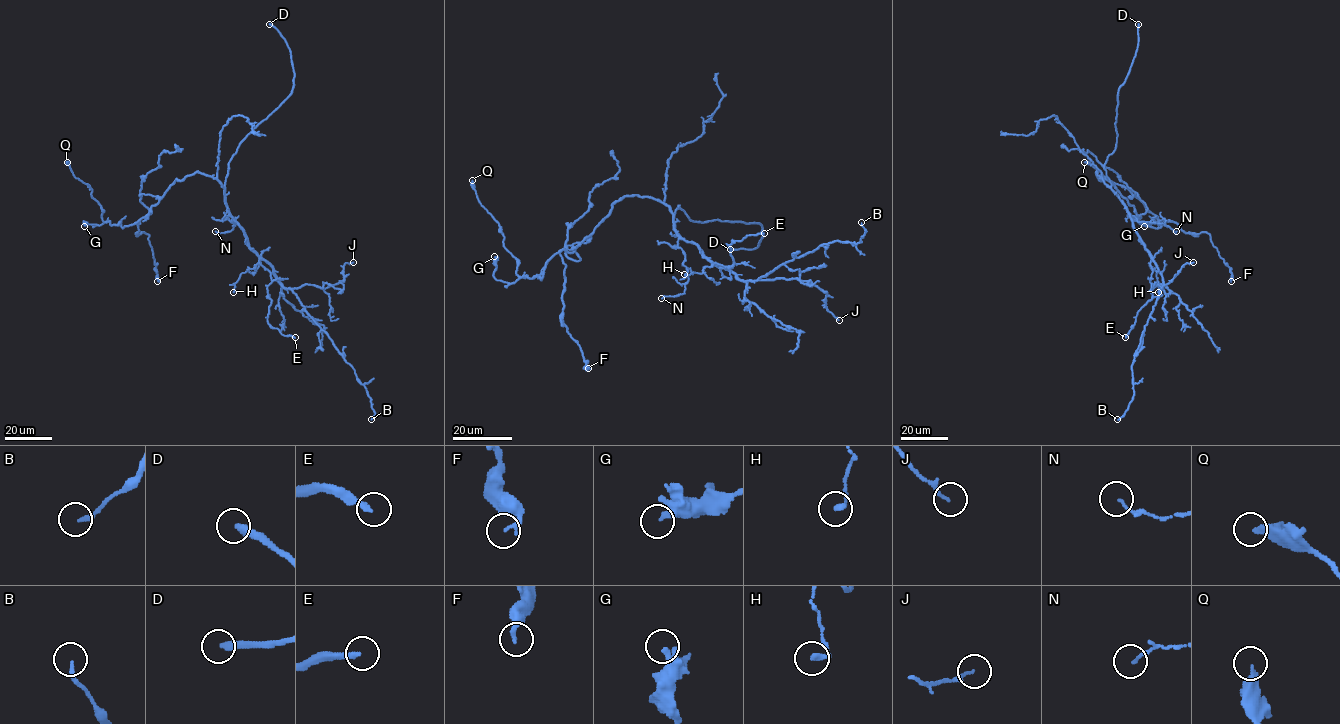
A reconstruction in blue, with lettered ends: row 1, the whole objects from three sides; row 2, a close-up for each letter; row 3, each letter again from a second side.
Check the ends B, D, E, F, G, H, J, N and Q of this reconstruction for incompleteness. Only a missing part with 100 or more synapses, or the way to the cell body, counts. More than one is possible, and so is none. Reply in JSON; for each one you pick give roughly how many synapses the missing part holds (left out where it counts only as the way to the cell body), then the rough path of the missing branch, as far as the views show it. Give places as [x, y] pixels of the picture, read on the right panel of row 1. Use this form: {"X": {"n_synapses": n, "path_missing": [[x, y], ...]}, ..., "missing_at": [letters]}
{"missing_at": ["D"]}

